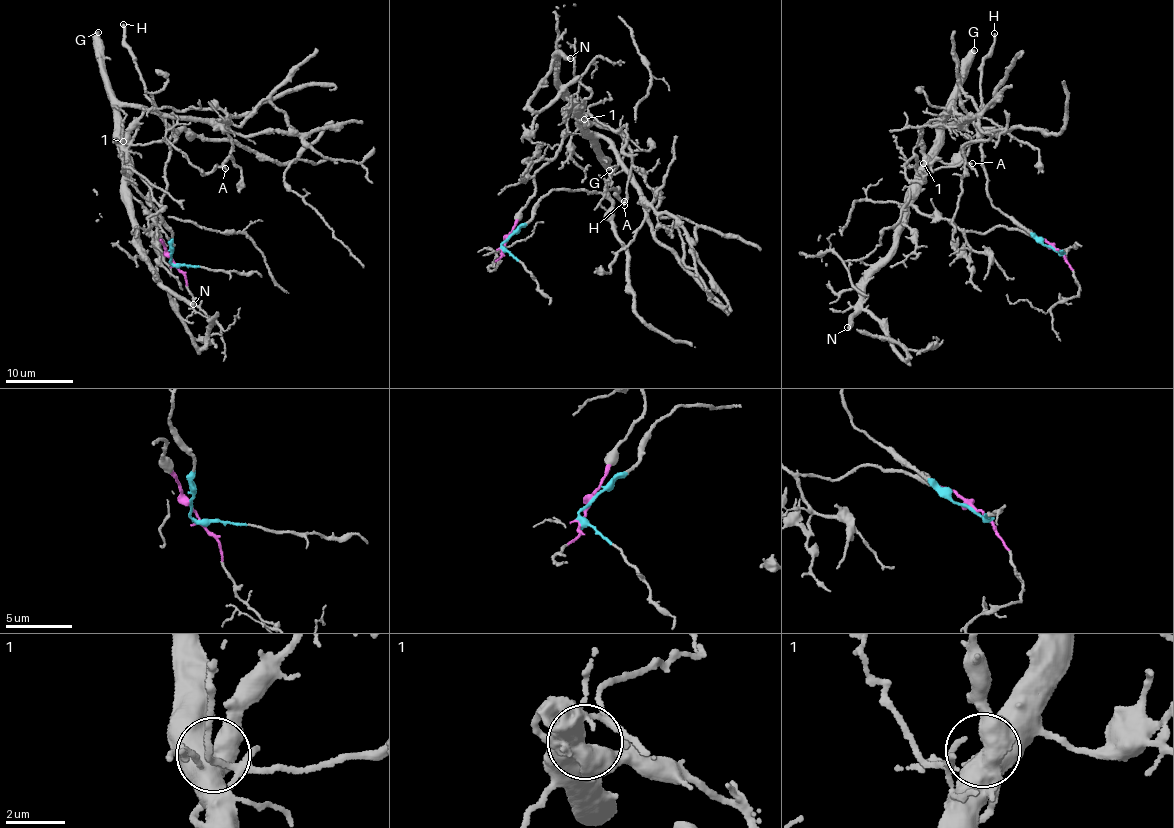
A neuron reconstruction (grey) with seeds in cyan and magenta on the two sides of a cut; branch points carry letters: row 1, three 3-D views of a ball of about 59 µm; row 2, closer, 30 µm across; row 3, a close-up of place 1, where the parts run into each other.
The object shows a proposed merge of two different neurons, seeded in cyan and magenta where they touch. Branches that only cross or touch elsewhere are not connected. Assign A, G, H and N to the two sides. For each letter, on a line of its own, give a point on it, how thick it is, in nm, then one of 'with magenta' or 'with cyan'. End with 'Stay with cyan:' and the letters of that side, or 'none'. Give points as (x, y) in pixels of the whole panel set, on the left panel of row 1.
A: place (225, 168); calibre 180 nm; with magenta
G: place (98, 32); calibre 550 nm; with magenta
H: place (123, 24); calibre 220 nm; with cyan
N: place (193, 304); calibre 380 nm; with magenta
Stay with cyan: H

